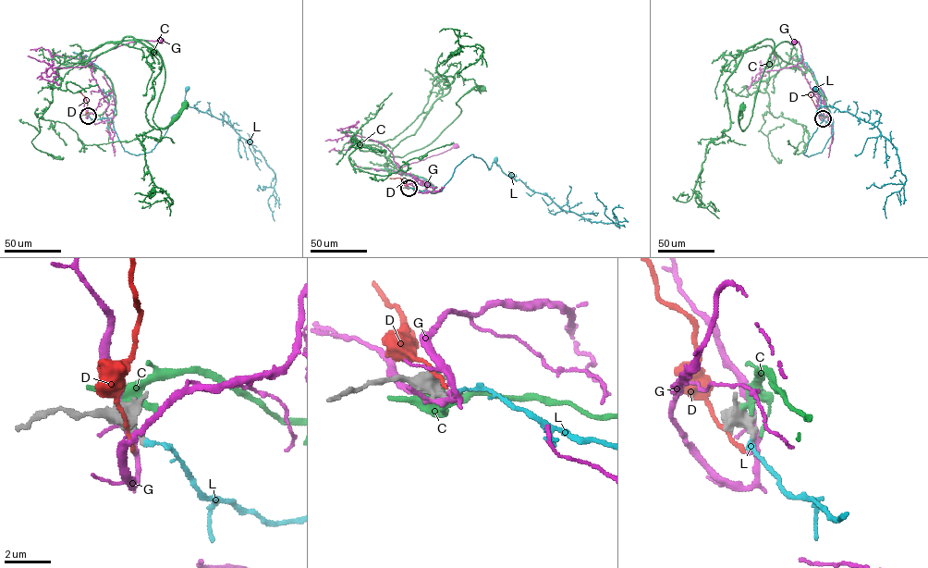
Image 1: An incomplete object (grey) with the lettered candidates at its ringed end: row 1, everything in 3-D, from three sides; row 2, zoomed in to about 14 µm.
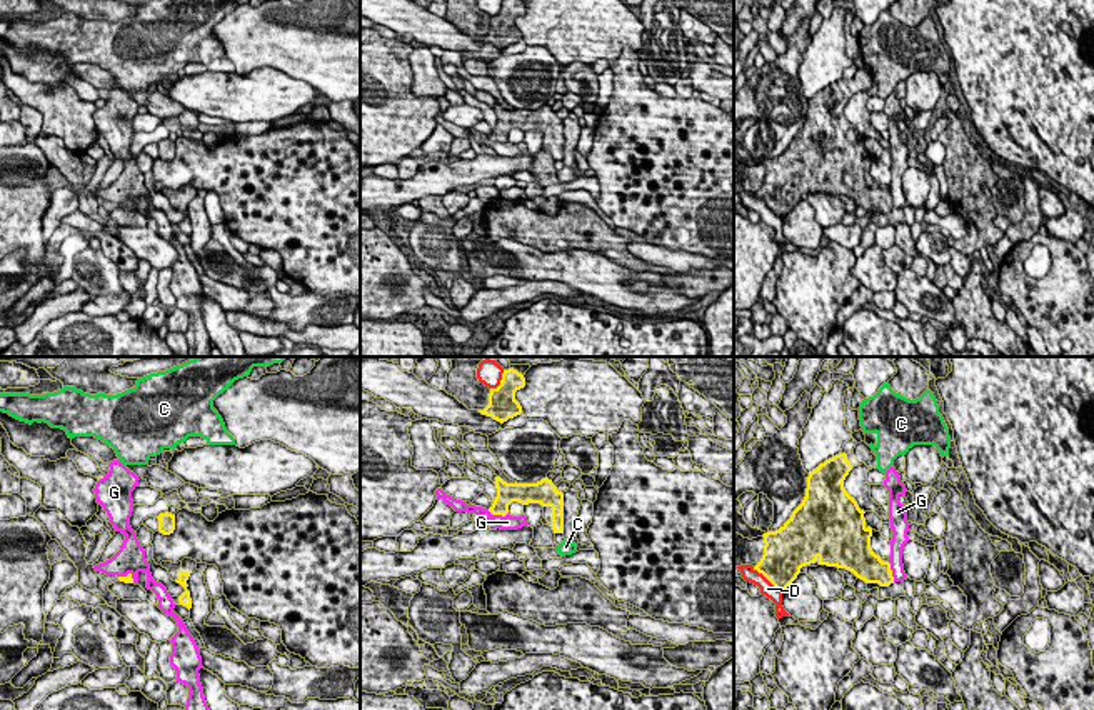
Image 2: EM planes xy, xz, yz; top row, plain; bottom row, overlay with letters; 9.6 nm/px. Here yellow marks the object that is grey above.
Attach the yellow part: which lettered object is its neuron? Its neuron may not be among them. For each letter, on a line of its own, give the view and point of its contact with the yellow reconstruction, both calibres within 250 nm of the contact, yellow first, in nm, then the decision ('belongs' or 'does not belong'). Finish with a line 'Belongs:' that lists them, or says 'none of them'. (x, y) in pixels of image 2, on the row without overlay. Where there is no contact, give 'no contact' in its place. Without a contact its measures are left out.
C: no contact | does not belong
D: yz (766, 204) | 400/140 nm | does not belong
G: xz (497, 140) | 190/140 nm | does not belong
L: no contact | belongs
Belongs: L

